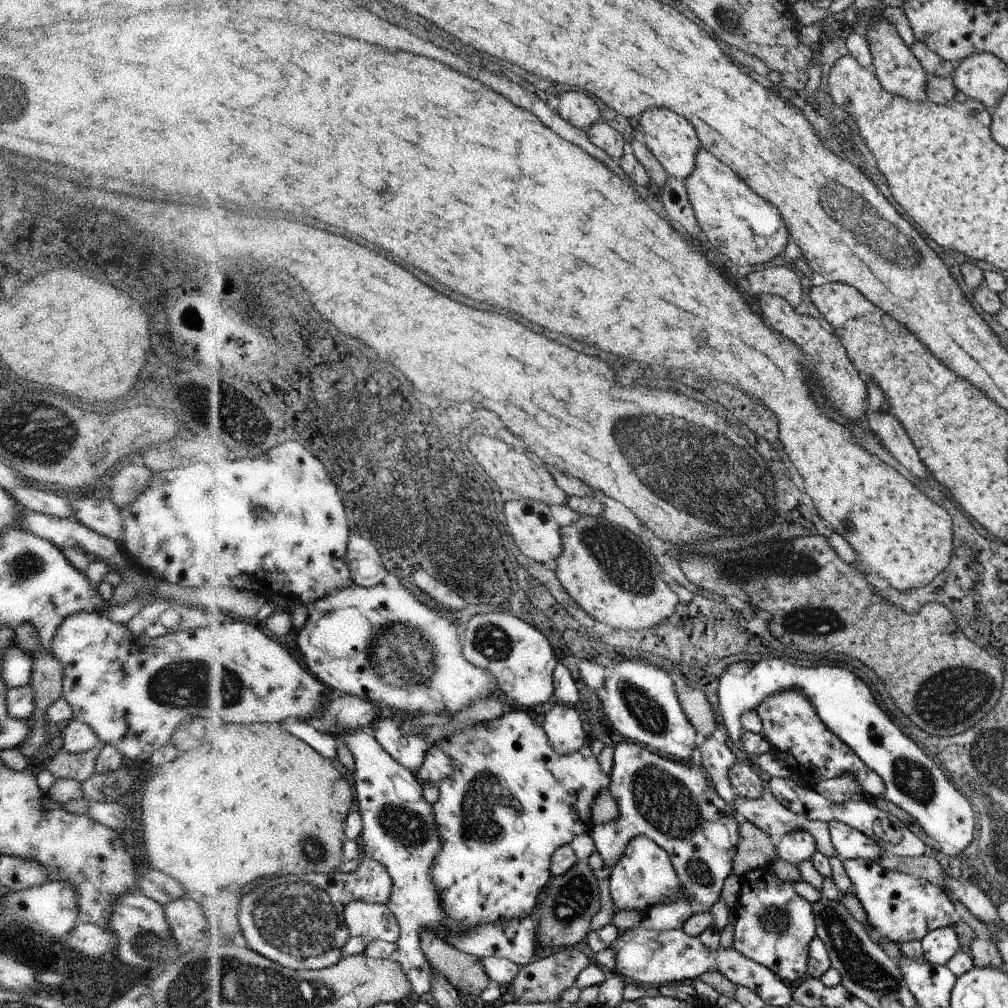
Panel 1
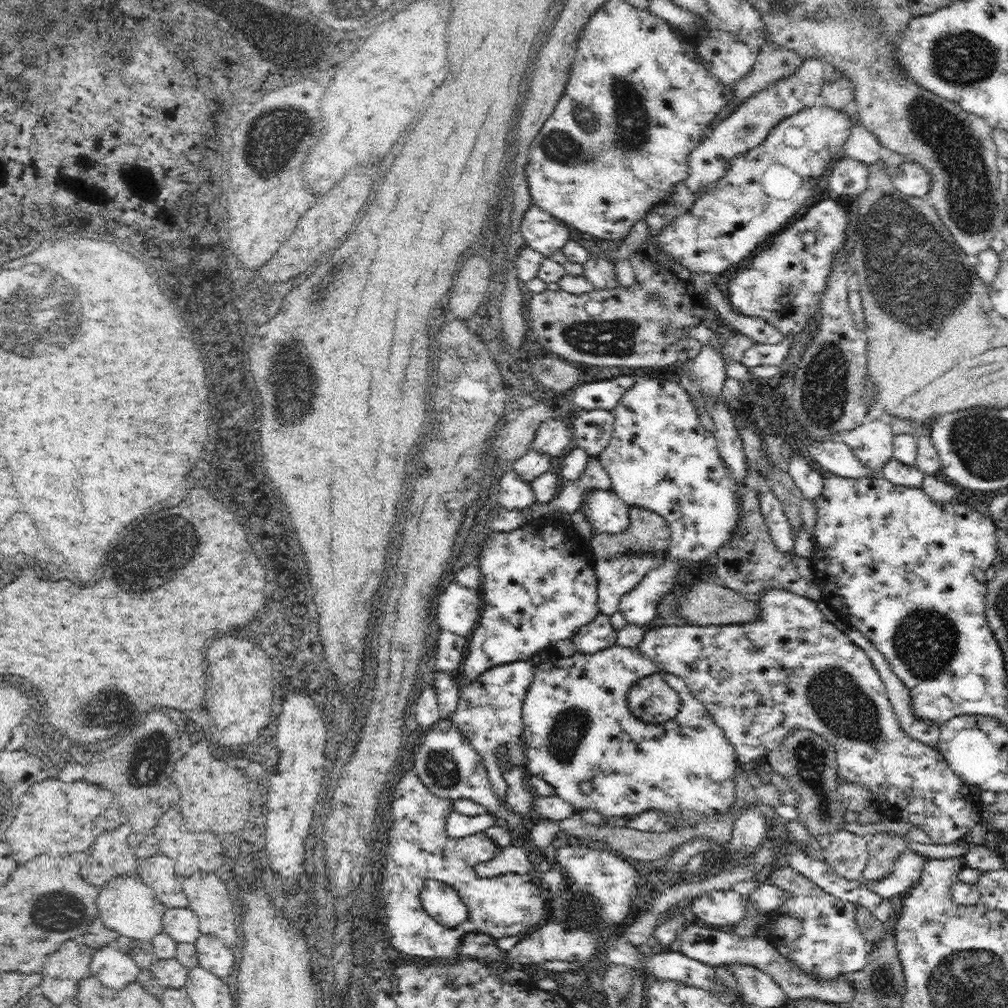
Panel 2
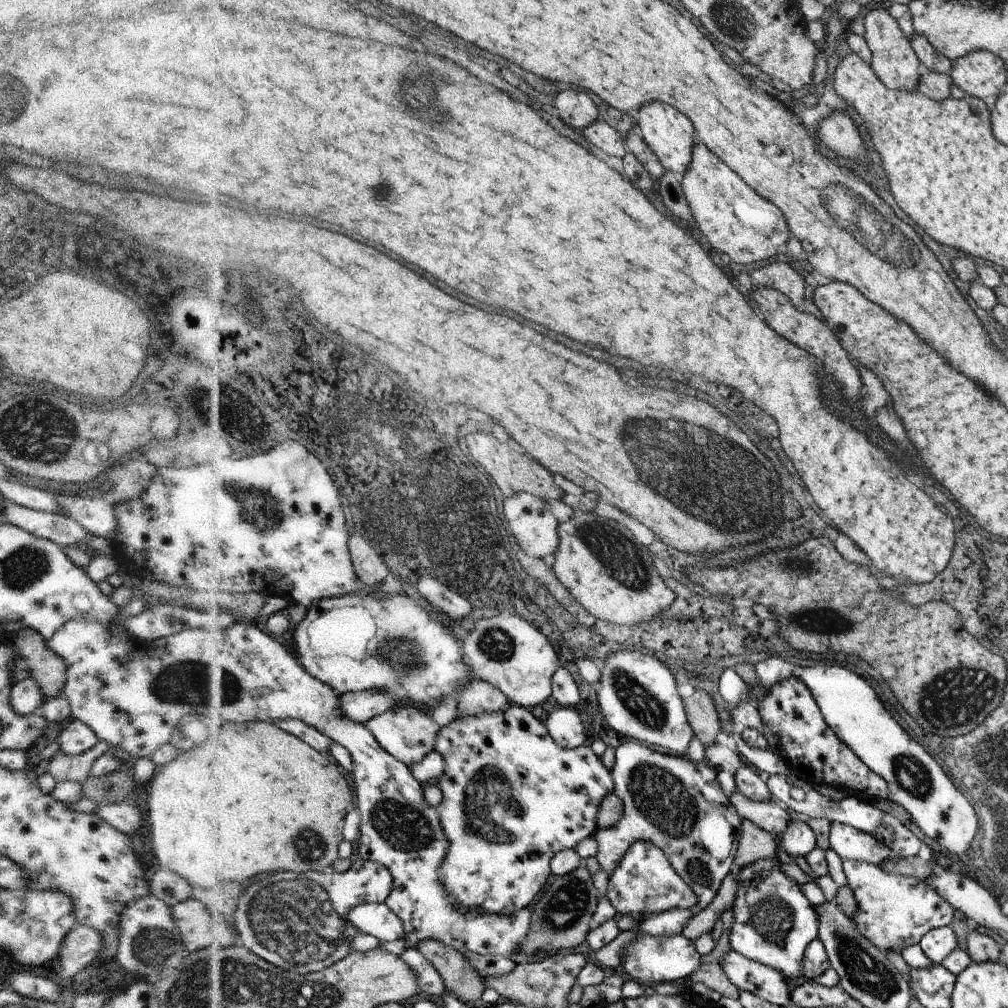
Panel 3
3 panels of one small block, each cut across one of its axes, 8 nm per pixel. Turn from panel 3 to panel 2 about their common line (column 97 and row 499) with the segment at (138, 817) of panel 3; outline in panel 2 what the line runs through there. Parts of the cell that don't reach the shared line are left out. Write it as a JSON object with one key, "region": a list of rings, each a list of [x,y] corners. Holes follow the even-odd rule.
{"region":[[[791,453],[786,460],[787,471],[796,486],[803,492],[803,497],[815,500],[822,492],[824,478],[806,461],[800,453]]]}

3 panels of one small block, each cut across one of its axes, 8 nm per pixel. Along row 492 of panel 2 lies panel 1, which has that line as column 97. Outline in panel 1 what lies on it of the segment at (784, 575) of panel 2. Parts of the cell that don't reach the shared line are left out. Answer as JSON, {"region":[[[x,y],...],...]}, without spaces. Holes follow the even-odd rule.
{"region":[[[99,742],[94,748],[82,754],[70,754],[60,748],[52,757],[47,769],[57,779],[74,779],[83,783],[93,775],[97,756],[104,747],[105,744]]]}

